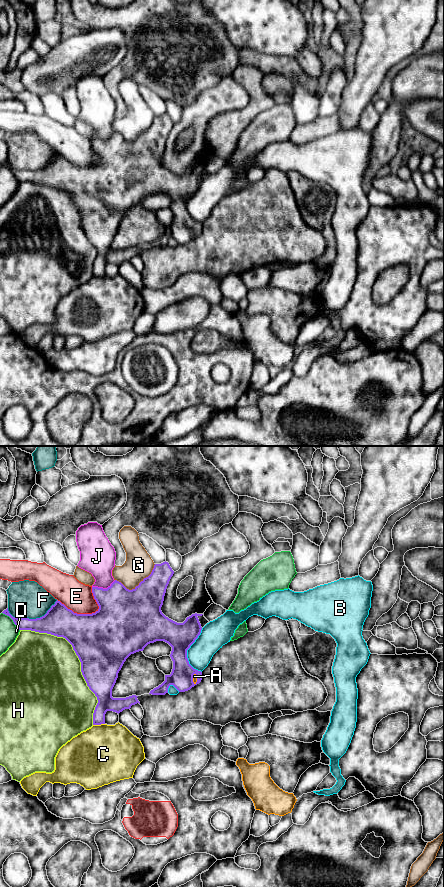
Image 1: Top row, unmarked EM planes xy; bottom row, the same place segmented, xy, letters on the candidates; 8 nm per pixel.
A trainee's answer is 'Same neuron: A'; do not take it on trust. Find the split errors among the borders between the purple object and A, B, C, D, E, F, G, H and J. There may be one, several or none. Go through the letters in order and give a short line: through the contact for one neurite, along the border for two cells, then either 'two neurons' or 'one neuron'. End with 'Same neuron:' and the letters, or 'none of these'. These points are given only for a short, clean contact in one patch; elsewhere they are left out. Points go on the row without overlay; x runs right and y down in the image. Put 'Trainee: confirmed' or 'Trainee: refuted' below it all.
A: one neuron
B: two neurons
C: two neurons
D: two neurons
E: two neurons
F: two neurons
G: two neurons
H: two neurons
J: two neurons
Same neuron: A
Trainee: confirmed

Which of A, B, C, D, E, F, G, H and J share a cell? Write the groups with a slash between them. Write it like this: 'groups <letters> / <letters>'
groups A / B / C / D / E / F / G / H / J

